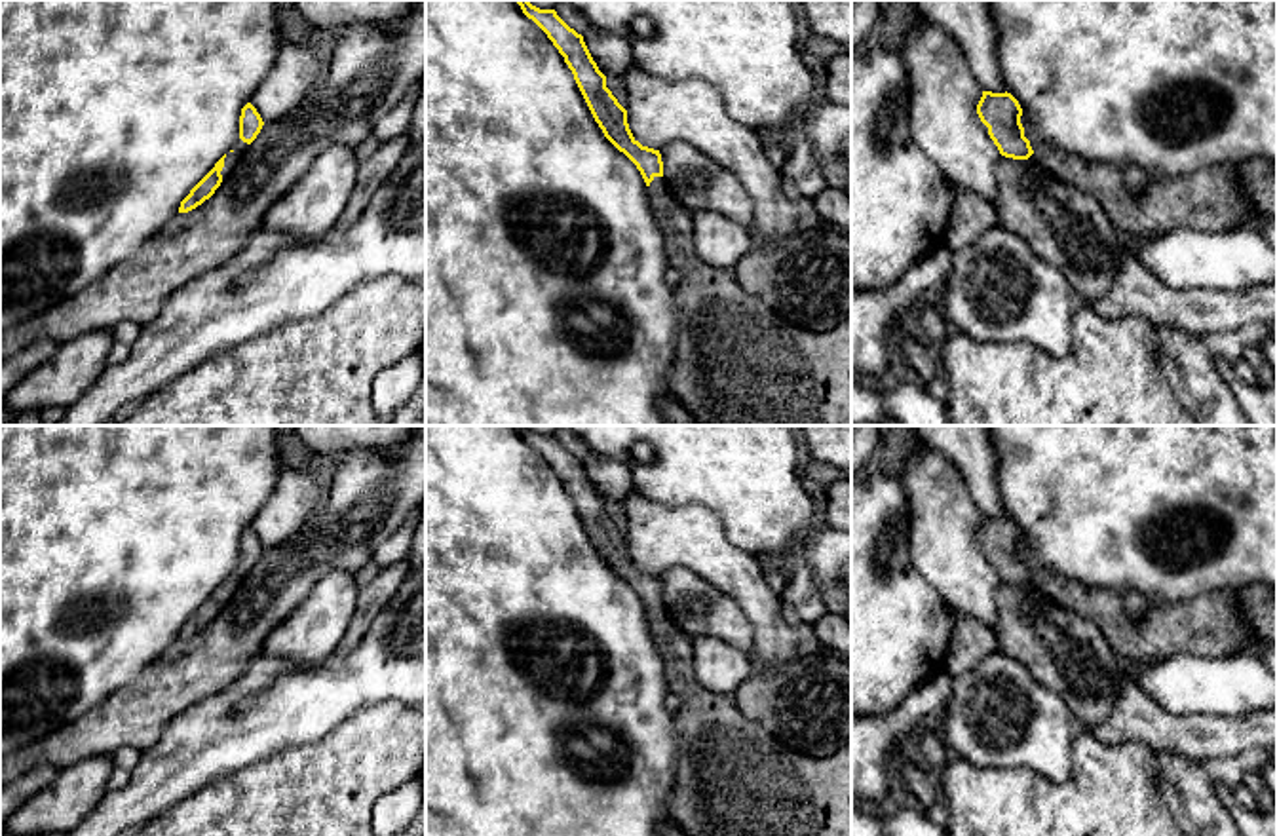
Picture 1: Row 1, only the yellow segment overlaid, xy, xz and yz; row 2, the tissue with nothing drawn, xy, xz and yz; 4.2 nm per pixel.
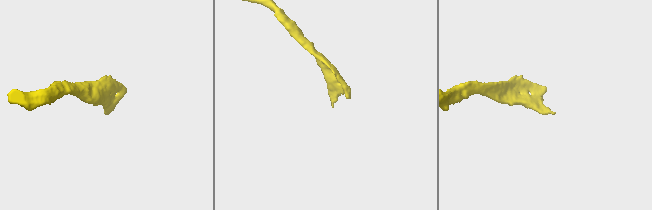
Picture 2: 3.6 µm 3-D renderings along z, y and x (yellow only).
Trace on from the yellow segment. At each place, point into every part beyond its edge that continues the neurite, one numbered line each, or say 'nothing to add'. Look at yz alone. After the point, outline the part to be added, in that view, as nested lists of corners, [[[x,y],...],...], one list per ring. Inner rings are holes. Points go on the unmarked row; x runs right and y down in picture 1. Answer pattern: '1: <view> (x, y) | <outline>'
1: yz (1209, 626) | [[[1045,566],[1030,572],[1034,580],[1028,587],[1057,606],[1089,618],[1117,657],[1136,667],[1172,656],[1214,659],[1245,650],[1264,652],[1245,625],[1239,591],[1218,589],[1180,602],[1148,598],[1148,618],[1133,623],[1125,614],[1123,595],[1087,587]]]

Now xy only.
1: xy (240, 572) | [[[238,564],[238,568],[232,572],[232,576],[226,578],[224,593],[220,597],[222,606],[230,602],[230,598],[234,597],[234,593],[238,591],[239,583],[245,580],[247,574],[249,574],[249,570],[243,568],[241,564]]]

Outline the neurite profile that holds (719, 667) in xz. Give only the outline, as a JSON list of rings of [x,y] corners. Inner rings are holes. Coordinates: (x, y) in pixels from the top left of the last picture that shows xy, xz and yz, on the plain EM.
[[[713,636],[692,640],[692,663],[699,686],[724,695],[734,695],[754,671],[749,652]]]

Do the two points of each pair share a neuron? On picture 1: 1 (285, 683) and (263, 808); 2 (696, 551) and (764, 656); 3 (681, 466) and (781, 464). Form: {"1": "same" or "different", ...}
{"1": "different", "2": "same", "3": "same"}

